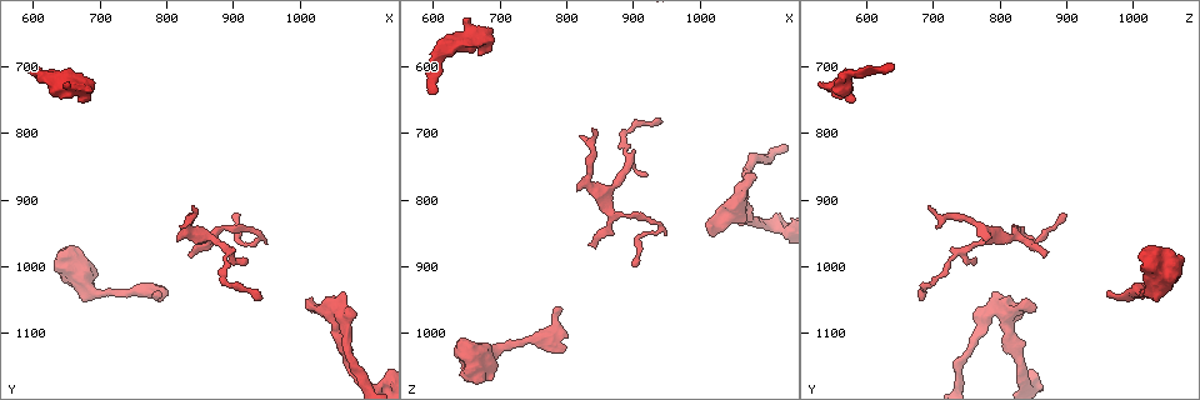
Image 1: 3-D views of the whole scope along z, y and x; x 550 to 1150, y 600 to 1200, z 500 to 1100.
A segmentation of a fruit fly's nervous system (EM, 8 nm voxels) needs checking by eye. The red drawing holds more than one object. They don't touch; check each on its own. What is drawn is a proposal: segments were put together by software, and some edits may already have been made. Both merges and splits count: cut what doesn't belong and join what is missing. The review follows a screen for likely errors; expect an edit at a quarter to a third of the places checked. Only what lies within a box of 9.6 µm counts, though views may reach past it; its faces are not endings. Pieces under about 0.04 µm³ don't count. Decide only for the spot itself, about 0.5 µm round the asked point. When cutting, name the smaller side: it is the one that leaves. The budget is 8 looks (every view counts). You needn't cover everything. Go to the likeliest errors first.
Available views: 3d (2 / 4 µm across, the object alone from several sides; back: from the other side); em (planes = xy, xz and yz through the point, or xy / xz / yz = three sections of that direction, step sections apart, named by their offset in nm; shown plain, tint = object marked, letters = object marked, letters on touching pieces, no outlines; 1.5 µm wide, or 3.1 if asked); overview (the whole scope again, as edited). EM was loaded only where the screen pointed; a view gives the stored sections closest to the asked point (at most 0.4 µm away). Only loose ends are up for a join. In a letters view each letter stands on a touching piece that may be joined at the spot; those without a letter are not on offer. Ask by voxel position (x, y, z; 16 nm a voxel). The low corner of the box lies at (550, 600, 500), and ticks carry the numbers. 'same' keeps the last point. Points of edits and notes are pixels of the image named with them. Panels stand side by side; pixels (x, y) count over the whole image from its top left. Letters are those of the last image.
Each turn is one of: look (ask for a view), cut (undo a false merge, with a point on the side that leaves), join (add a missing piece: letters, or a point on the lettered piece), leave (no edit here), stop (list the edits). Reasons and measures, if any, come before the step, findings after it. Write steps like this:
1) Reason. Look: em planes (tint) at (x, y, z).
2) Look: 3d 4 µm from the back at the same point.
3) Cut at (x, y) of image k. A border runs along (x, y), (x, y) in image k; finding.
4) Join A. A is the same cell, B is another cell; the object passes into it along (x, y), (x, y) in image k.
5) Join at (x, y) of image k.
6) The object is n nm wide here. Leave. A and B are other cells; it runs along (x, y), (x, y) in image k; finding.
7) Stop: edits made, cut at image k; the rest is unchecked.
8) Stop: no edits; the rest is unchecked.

An open end. Look: em xz step 4 (tint) at (595, 705, 640).

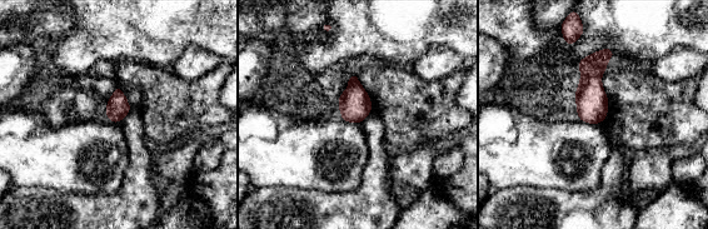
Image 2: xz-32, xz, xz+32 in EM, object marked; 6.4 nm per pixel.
Look: em planes (letters) at the same point.

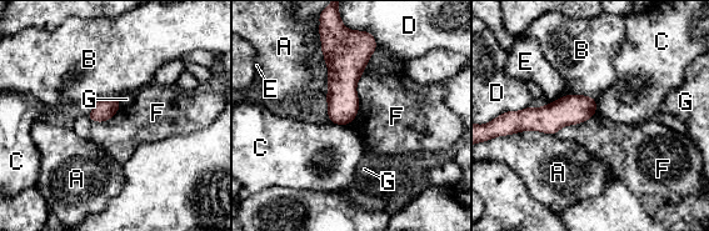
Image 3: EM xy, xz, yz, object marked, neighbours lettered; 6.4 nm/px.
The object is 140 nm wide here. Leave. A, B, C, D, E, F and G are other cells; it runs along (592, 101), (529, 119), (519, 129) in image 3; no lettered piece goes on from it.

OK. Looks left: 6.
Free end. Look: 3d 2 µm at (1015, 1050, 830).

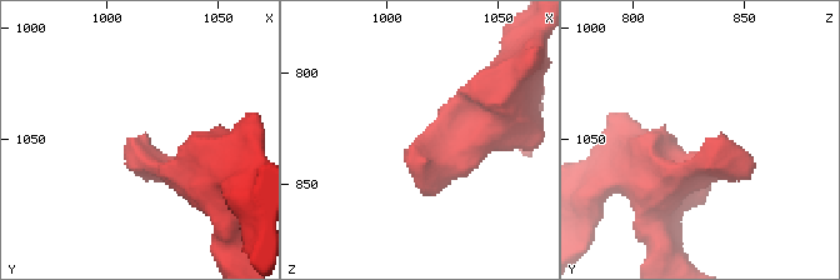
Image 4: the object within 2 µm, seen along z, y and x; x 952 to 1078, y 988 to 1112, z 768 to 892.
Look: em planes (plain) at (1013, 1052, 831).

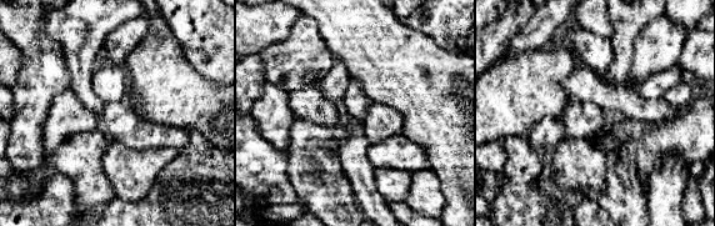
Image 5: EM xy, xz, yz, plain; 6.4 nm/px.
See the neighbours. Look: em planes (letters) at the same point.

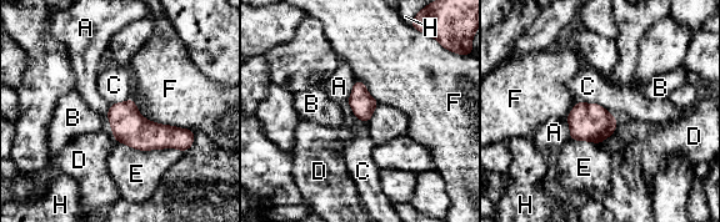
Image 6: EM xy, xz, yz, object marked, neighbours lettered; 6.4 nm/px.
Leave. A, B, C, D, E, F and H are other cells; a border runs along (138, 110), (155, 122), (193, 131) in image 6; none of them fits.

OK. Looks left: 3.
Look: 3d 2 µm at (840, 980, 870).

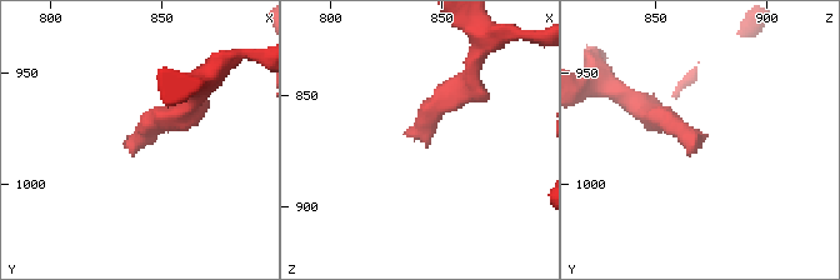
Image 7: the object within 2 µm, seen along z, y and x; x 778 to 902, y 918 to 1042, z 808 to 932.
Look: em yz step 8 (tint) at (837, 985, 868).

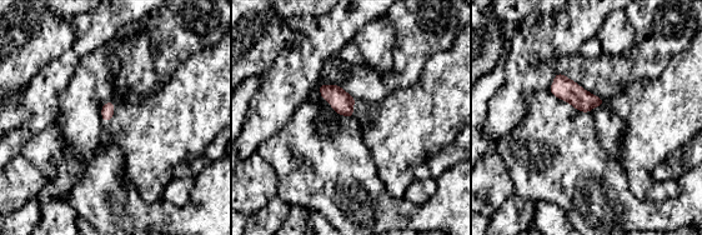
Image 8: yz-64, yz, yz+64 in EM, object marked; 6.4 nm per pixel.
Look: em xy step 4 (letters) at the same point.

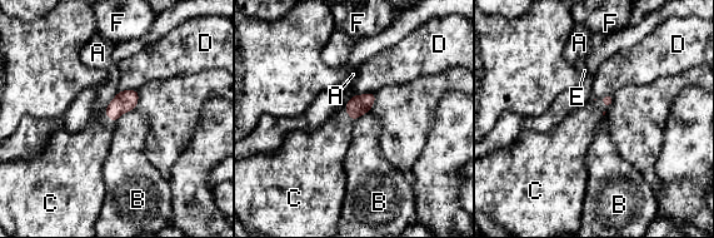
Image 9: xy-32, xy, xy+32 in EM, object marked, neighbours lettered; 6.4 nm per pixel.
Join C. C is the same cell, A, B, D, E and F are other cells; the object passes into it along (358, 105), (348, 114), (326, 147) in image 9; it goes on there.

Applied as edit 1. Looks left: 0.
Stop: edits made, join at image 9; the rest is unchecked.

